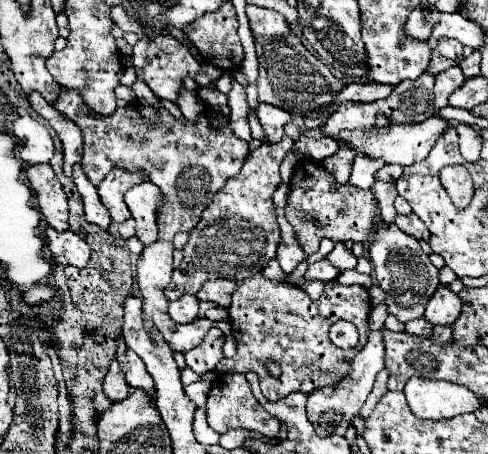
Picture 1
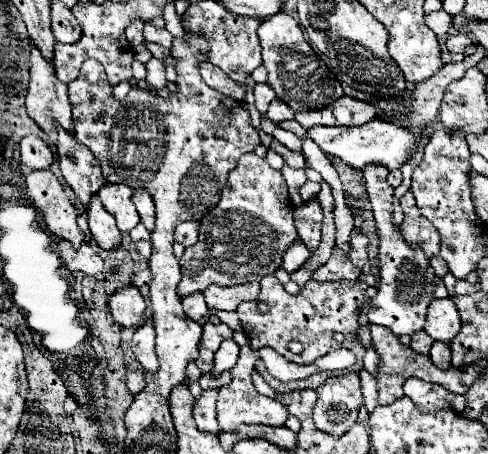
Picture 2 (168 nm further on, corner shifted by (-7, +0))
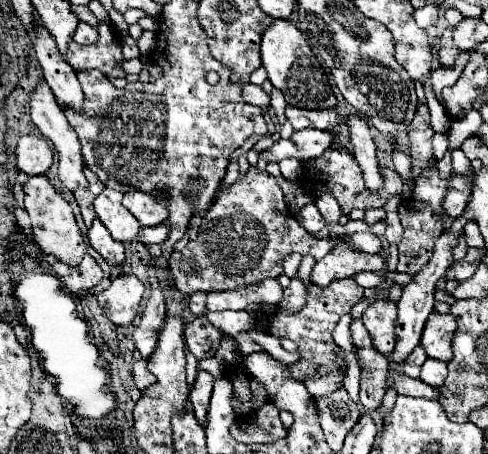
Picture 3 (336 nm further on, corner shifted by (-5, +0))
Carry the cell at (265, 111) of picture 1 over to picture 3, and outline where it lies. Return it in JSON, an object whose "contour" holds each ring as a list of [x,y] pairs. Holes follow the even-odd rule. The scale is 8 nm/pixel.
{"contour":[[[272,88],[272,92],[270,92],[270,106],[274,108],[274,112],[276,112],[278,116],[284,116],[286,100],[284,100],[284,96],[282,96],[282,92],[280,92],[278,88]]]}

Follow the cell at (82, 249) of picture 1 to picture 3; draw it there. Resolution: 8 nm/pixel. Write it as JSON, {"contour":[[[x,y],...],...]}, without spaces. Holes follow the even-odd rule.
{"contour":[[[84,256],[84,260],[78,266],[66,266],[62,262],[54,262],[54,274],[58,278],[62,278],[64,288],[70,294],[82,294],[92,290],[100,280],[102,280],[102,270],[96,264],[96,260],[92,256]]]}

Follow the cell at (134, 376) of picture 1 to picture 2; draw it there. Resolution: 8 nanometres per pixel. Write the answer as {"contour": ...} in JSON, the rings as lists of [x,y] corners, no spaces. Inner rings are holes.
{"contour":[[[150,320],[136,330],[130,348],[136,356],[136,360],[142,364],[144,372],[156,372],[158,356],[156,356],[156,350],[154,350],[154,328],[152,328]]]}

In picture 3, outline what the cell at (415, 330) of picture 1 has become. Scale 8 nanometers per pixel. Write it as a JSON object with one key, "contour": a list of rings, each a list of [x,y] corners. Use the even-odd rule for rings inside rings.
{"contour":[[[420,346],[414,348],[414,352],[406,358],[406,364],[404,364],[402,372],[404,372],[406,376],[410,376],[410,378],[418,378],[420,366],[424,364],[424,360],[426,360],[426,352],[424,352]]]}

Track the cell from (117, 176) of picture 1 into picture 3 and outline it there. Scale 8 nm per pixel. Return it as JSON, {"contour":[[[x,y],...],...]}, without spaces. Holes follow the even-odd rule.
{"contour":[[[106,188],[94,200],[94,210],[98,220],[108,228],[110,236],[118,242],[132,242],[142,228],[138,220],[122,206],[122,192],[118,190]]]}

